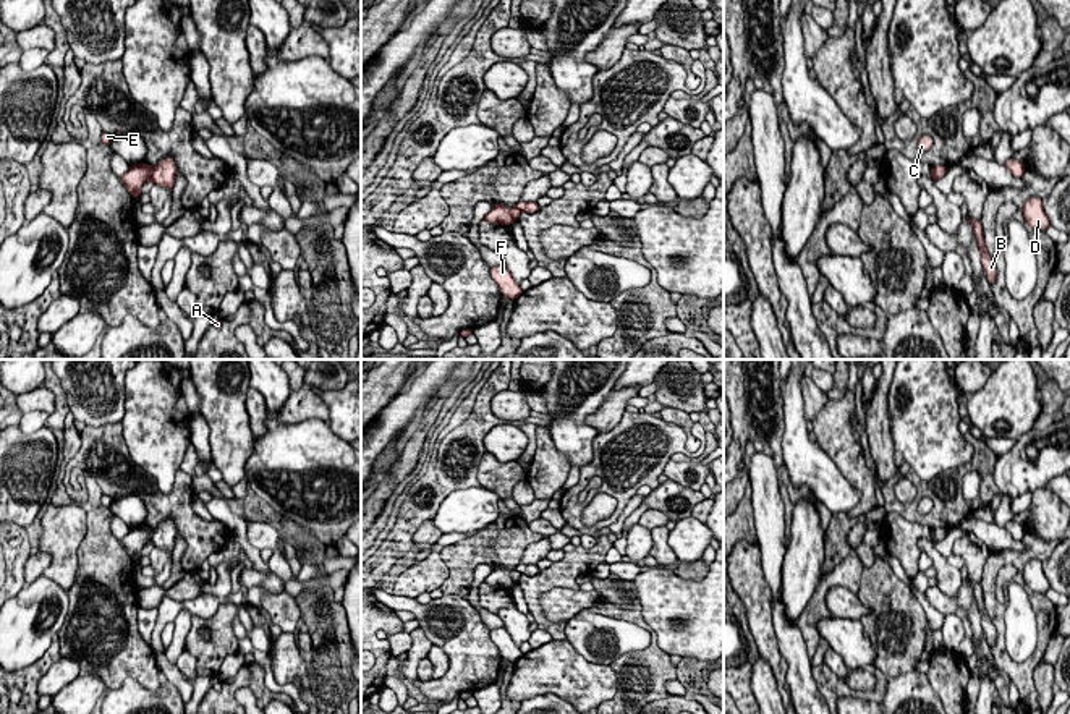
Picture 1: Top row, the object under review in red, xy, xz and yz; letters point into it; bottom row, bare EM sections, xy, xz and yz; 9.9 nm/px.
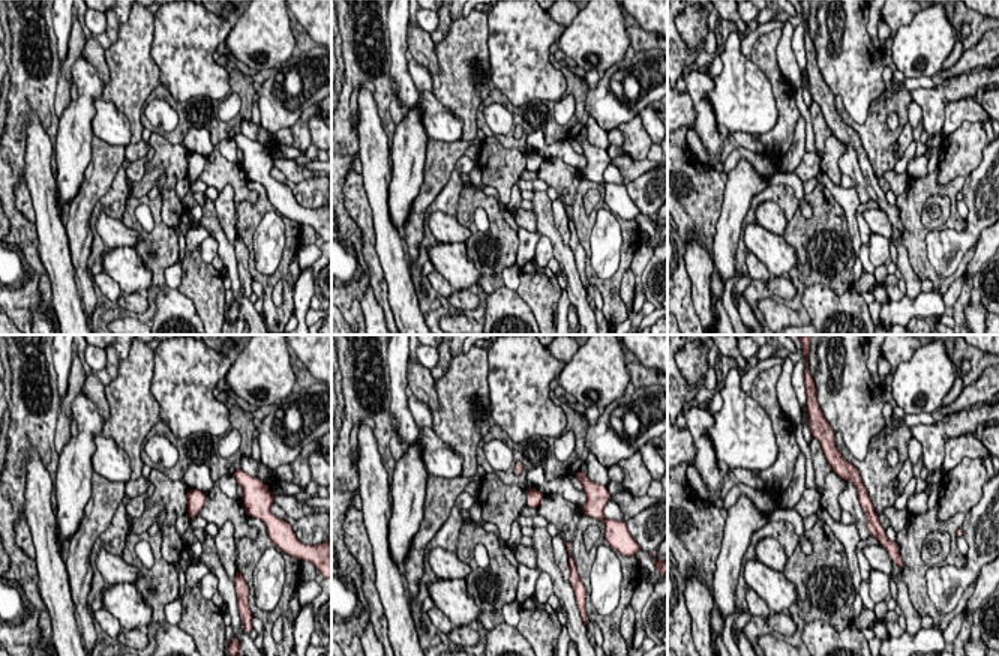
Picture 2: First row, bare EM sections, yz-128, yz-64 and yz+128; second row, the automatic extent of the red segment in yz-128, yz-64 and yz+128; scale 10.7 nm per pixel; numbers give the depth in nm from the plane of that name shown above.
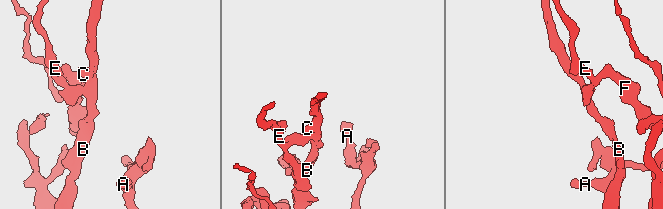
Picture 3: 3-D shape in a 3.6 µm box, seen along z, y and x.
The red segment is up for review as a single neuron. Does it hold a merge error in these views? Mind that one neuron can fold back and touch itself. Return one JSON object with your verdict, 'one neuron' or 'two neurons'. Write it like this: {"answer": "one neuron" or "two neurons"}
{"answer": "two neurons"}

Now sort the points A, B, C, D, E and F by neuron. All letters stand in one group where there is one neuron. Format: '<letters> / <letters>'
A D E F / B C

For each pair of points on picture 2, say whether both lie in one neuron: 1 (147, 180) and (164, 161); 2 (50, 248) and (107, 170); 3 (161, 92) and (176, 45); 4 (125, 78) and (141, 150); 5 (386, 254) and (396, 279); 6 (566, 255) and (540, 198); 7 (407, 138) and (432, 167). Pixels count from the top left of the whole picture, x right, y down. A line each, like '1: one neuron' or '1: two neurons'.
1: one neuron
2: two neurons
3: two neurons
4: two neurons
5: one neuron
6: one neuron
7: two neurons

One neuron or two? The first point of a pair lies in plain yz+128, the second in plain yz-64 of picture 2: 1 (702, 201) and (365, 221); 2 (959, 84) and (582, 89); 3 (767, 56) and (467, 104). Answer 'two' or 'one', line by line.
1: one
2: two
3: one

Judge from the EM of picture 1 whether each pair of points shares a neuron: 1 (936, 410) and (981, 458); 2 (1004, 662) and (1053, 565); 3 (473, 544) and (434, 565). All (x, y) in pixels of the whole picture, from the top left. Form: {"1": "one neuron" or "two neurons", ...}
{"1": "two neurons", "2": "two neurons", "3": "two neurons"}

